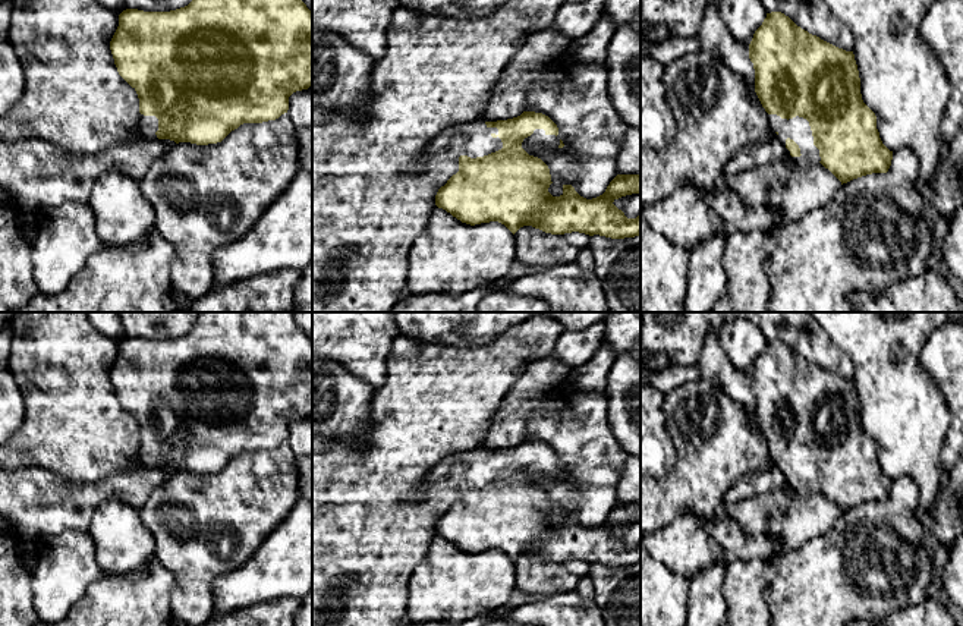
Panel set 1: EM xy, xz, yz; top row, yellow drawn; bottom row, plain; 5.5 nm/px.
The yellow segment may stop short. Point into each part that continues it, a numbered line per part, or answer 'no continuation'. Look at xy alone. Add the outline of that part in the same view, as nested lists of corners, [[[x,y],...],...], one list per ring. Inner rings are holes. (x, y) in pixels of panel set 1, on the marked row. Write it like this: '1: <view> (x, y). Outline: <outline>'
1: xy (148, 125). Outline: [[[139,113],[138,135],[142,141],[158,139],[155,132],[158,130],[158,119],[155,116],[144,116]]]

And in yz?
1: yz (798, 128). Outline: [[[768,114],[768,125],[772,135],[786,147],[786,139],[793,139],[800,148],[800,157],[792,157],[786,148],[789,158],[803,166],[816,164],[821,161],[819,150],[813,145],[813,136],[809,122],[803,117],[781,119],[777,114]]]

